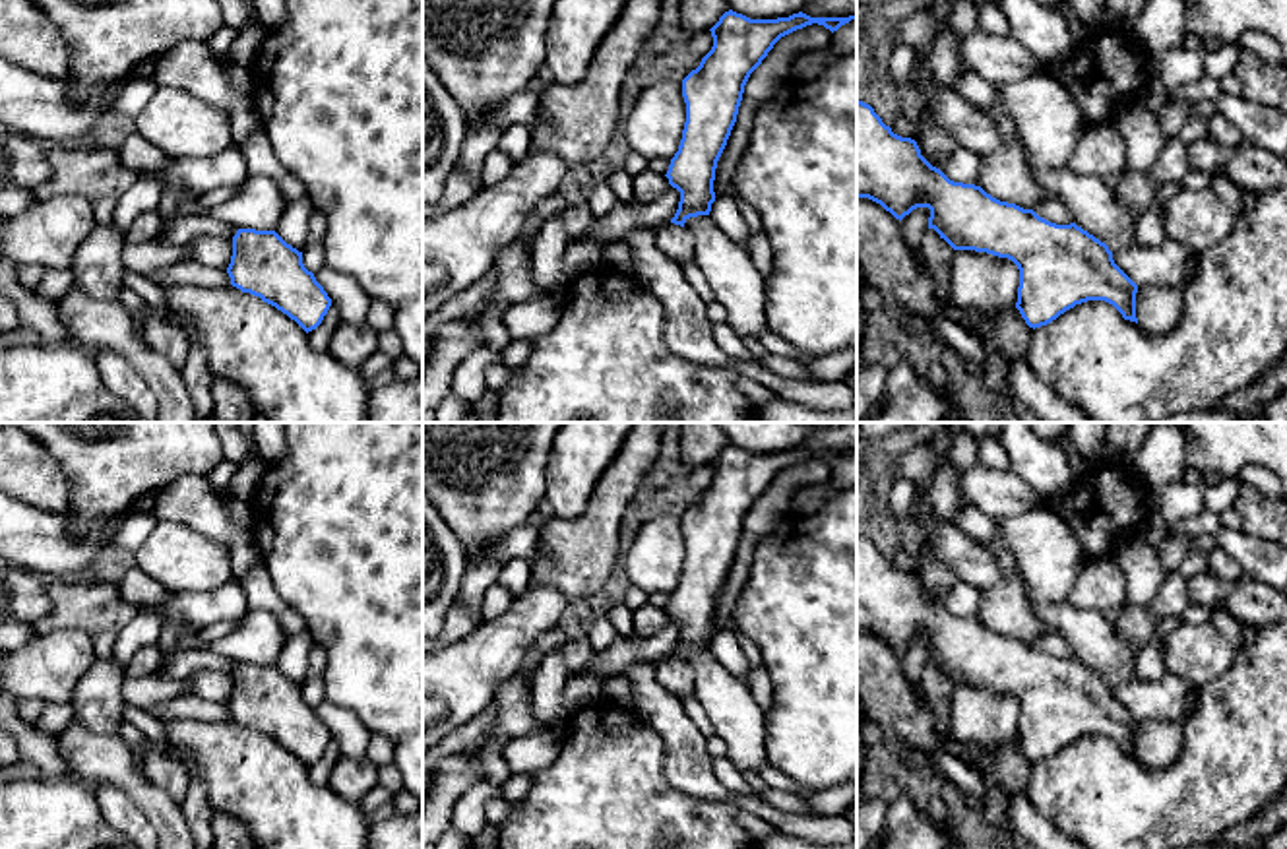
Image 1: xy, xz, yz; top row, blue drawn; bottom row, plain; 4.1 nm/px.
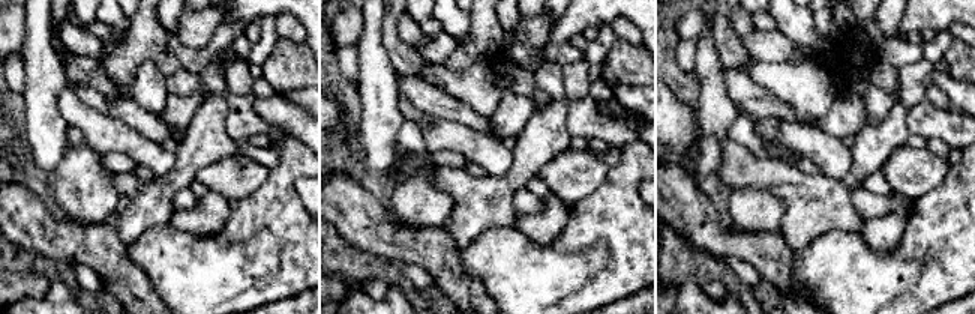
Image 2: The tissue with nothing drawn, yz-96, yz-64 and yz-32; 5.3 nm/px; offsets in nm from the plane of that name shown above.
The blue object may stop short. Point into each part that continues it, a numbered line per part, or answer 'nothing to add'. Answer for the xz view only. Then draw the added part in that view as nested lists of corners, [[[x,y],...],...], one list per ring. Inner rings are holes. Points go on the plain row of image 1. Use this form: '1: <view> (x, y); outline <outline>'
1: xz (673, 675); outline [[[665,657],[655,663],[657,682],[676,698],[694,694],[694,673],[692,669],[675,657]]]

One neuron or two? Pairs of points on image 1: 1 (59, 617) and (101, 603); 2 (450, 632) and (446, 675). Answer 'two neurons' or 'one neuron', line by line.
1: one neuron
2: two neurons

